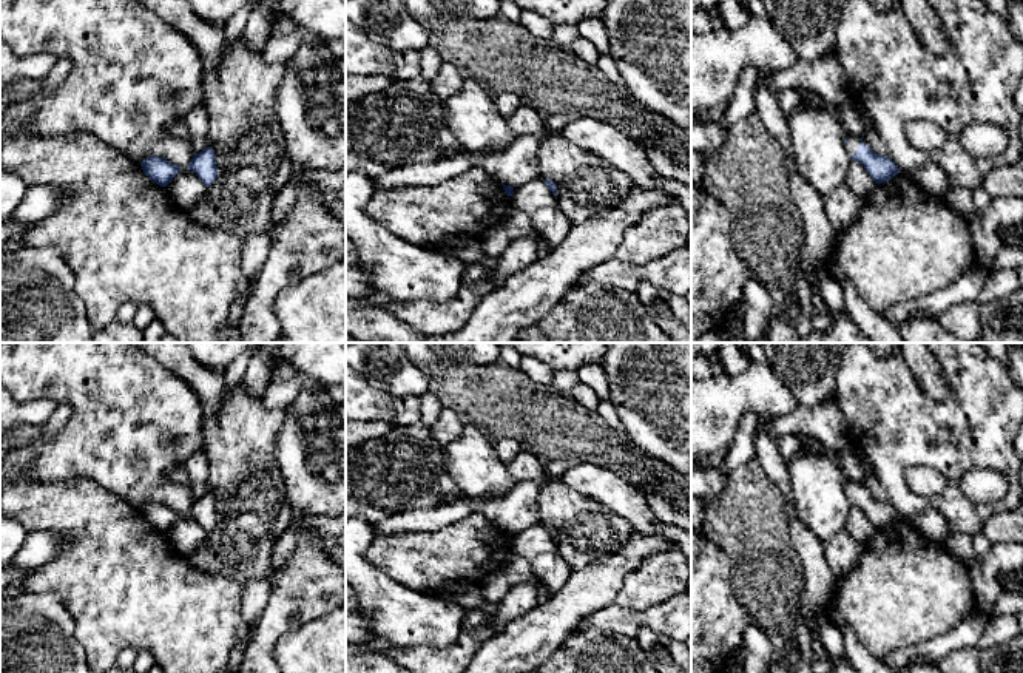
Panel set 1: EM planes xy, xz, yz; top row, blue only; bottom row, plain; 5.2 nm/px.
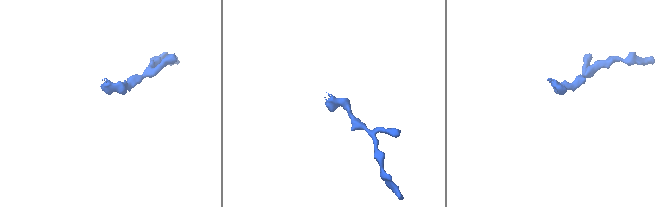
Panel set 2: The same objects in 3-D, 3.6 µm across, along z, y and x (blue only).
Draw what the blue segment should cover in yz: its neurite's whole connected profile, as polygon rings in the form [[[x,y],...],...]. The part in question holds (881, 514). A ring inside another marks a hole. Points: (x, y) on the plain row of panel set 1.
[[[863,483],[844,485],[844,491],[852,506],[863,509],[876,529],[887,528],[900,519],[890,503],[873,499]]]

